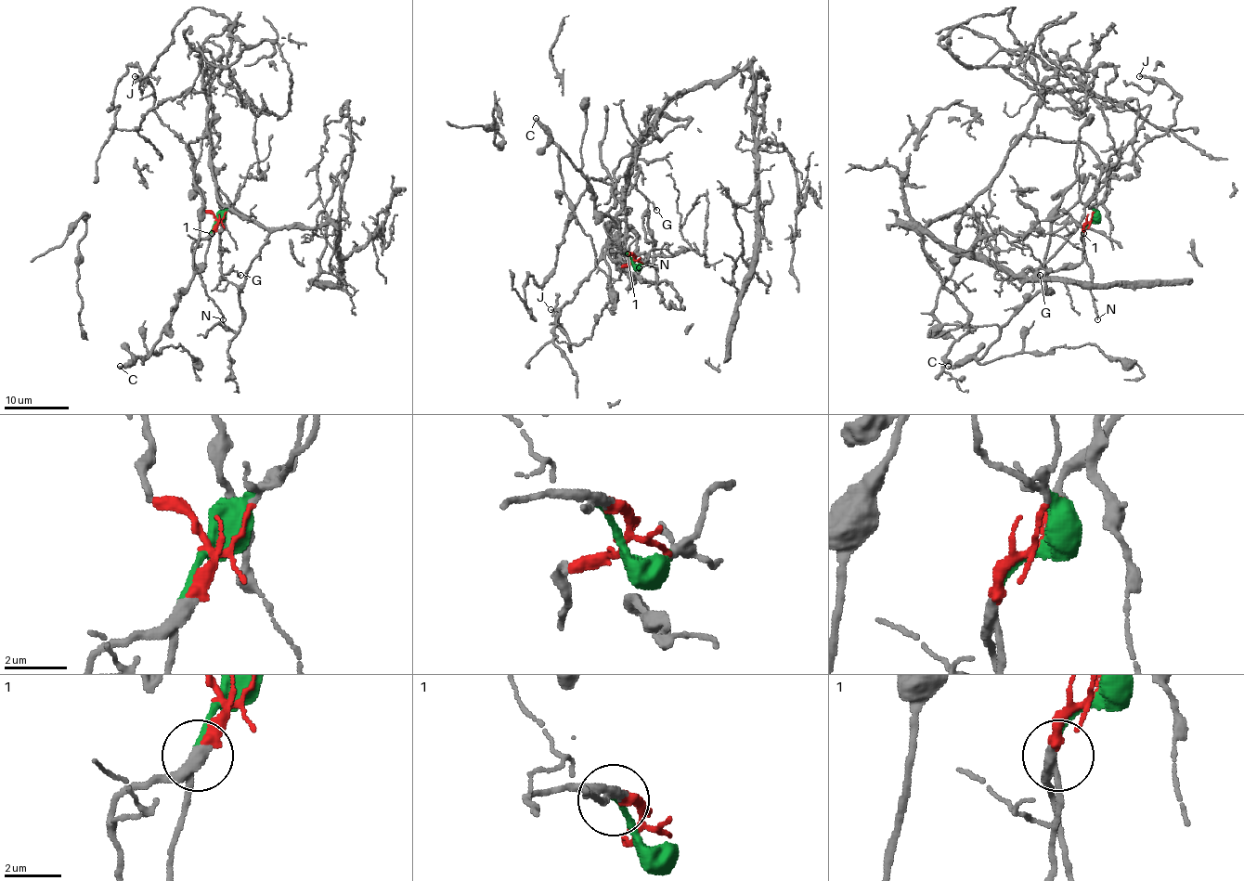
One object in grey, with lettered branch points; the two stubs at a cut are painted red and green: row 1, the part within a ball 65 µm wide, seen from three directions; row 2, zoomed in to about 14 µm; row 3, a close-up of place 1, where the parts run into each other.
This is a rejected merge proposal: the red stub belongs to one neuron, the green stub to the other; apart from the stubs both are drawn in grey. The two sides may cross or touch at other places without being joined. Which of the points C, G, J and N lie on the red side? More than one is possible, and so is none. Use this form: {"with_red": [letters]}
{"with_red": ["G", "J", "N"]}

